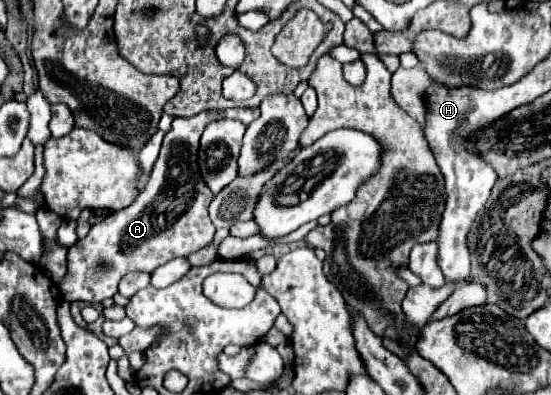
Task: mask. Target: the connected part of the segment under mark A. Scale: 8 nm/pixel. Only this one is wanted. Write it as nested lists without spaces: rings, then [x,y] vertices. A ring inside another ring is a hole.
[[[230,108],[200,112],[192,118],[176,118],[172,122],[172,128],[164,136],[164,144],[150,180],[146,182],[134,204],[120,212],[108,214],[102,222],[90,228],[84,240],[68,248],[68,270],[64,280],[60,282],[60,292],[64,294],[62,298],[68,302],[102,302],[118,292],[118,282],[128,272],[152,272],[176,256],[188,256],[208,246],[216,232],[208,218],[208,206],[214,194],[200,178],[200,136],[212,120],[234,118],[250,124],[258,116],[258,108]]]

